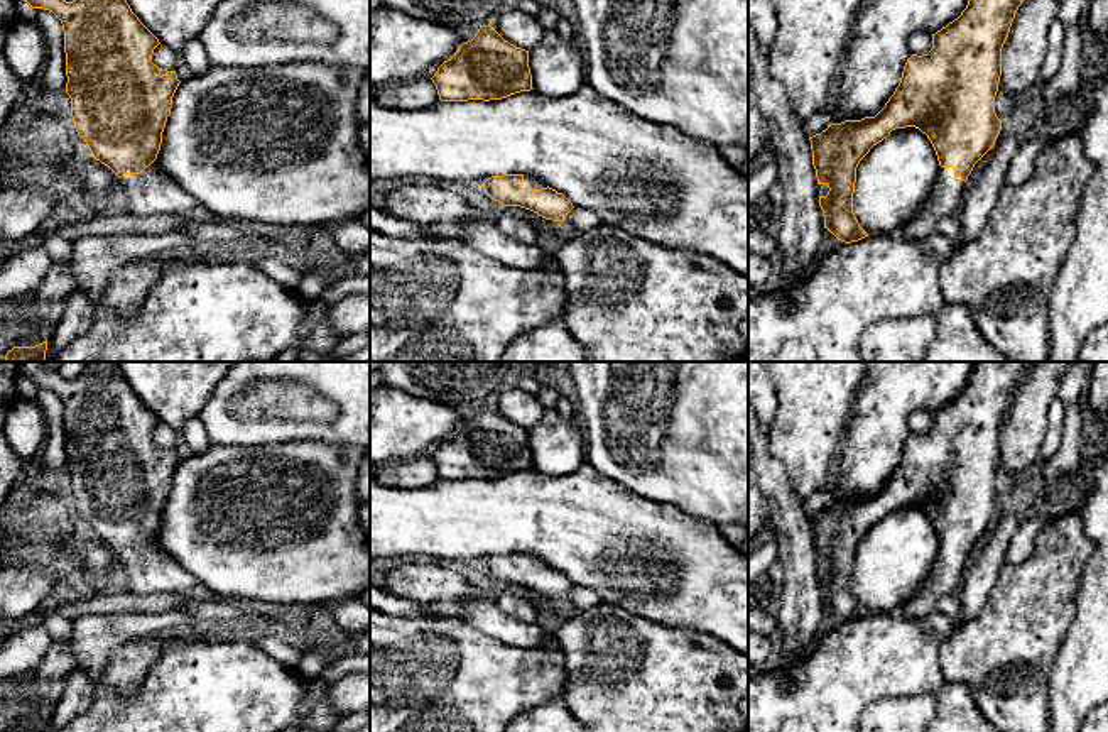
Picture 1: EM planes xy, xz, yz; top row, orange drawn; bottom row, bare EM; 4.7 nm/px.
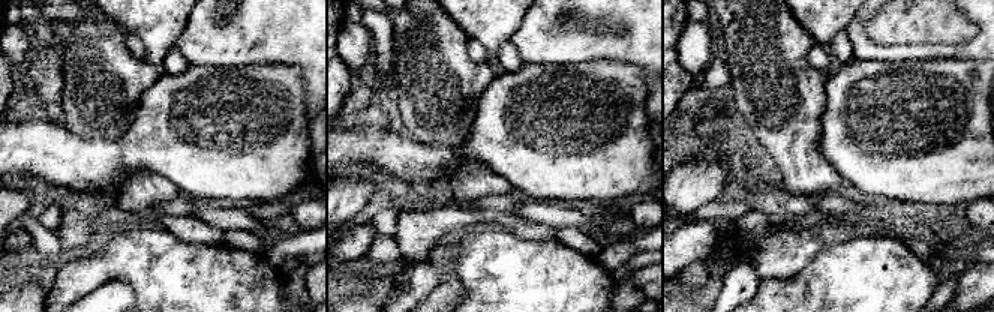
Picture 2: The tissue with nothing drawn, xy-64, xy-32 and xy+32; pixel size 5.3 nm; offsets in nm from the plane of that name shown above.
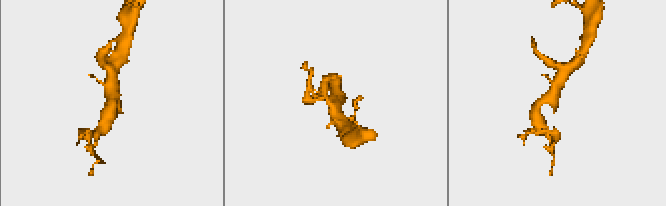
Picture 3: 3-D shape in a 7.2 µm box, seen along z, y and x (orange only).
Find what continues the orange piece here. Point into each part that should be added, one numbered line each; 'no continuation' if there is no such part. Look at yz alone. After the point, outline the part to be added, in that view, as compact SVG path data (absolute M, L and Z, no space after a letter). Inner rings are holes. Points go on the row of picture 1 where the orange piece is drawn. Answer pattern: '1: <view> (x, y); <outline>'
1: yz (948, 195); M941 167L937 181L922 210L907 223L904 233L909 240L924 245L937 232L942 216L958 215L964 201L964 181L954 179L953 167Z

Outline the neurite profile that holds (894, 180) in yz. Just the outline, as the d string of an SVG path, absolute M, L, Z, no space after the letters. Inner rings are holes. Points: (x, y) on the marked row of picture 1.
M915 127L895 128L856 167L853 213L868 235L902 233L937 181L936 150Z

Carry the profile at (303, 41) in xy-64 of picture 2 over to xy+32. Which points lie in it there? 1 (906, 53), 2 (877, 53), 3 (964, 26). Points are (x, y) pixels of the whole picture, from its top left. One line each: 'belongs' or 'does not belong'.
1: belongs
2: belongs
3: does not belong

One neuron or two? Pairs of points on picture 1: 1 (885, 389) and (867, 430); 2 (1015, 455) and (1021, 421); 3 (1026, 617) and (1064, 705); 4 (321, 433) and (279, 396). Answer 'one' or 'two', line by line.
1: one
2: one
3: two
4: two

